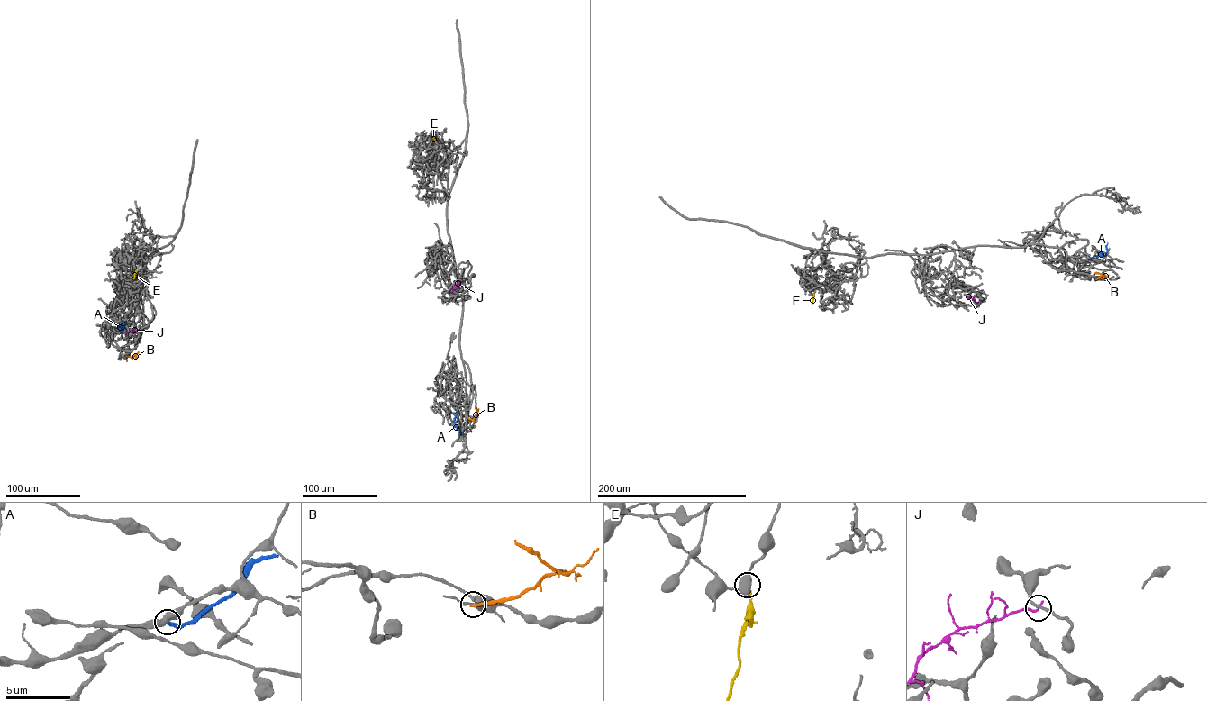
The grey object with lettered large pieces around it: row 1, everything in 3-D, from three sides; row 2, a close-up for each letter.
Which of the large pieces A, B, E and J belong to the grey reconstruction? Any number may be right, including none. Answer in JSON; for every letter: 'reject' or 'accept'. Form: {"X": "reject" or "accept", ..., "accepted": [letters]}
{"A": "reject", "B": "reject", "E": "reject", "J": "reject", "accepted": []}

